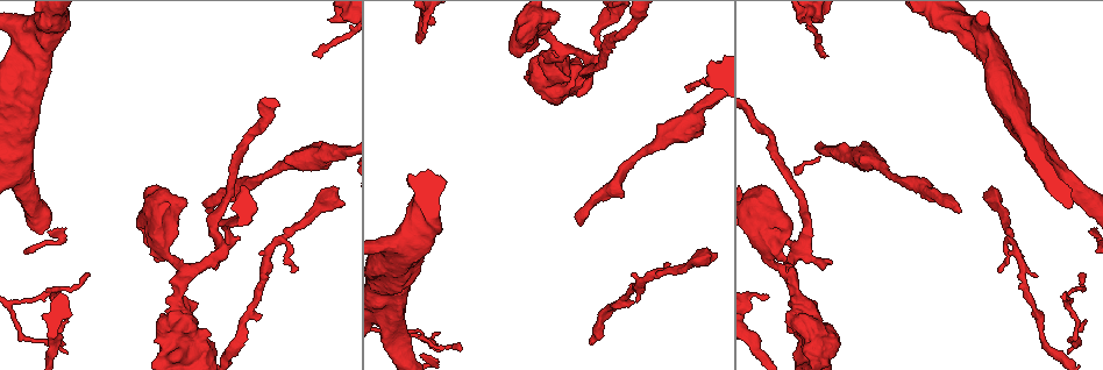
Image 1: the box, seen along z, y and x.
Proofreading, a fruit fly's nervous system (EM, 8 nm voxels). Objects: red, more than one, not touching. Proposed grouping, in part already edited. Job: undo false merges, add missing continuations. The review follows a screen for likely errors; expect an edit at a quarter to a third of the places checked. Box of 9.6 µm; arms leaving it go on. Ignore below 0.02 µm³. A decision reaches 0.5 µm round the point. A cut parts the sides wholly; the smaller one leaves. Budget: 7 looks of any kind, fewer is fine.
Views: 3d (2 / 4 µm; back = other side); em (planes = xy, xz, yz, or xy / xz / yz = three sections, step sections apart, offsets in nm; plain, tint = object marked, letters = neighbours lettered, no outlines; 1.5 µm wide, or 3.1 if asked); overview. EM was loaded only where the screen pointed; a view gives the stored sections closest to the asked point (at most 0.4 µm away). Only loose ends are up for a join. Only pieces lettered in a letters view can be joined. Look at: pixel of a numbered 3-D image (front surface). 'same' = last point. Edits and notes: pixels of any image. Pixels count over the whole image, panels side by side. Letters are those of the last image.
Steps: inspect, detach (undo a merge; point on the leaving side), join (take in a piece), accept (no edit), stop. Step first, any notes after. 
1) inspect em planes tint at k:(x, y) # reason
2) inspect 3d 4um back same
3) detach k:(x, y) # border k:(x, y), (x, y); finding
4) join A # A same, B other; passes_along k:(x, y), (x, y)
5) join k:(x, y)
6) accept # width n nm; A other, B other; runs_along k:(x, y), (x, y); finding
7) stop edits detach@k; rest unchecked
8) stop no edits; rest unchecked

inspect em planes letters at 1:(313, 55) # an open end

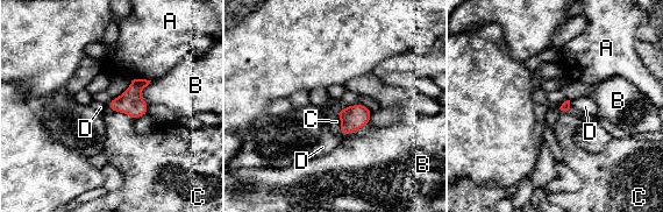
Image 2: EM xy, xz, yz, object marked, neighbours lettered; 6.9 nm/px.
accept # A other, B other, C other, D other; border 2:(108, 110), (123, 112), (134, 119); none of them fits

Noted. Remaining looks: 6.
inspect em planes letters at 1:(320, 204) # thick turns thin

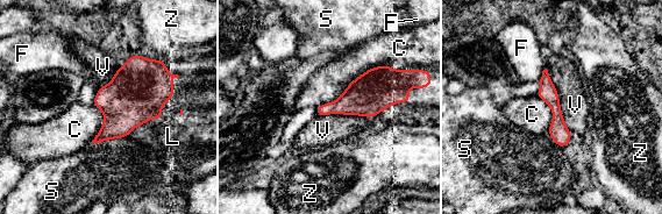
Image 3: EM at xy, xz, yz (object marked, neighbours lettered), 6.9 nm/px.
accept # width 120 nm; C other, F other, L other, S other, V other, Z other; border 3:(404, 68), (369, 68), (315, 108); one neuron here

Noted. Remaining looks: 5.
inspect 3d 4um at 1:(579, 224) # an open end

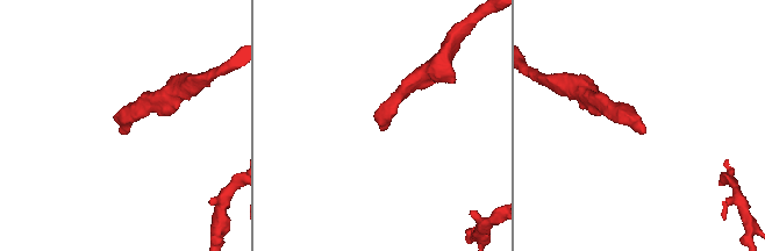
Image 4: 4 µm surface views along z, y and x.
inspect em planes letters at 4:(119, 129)

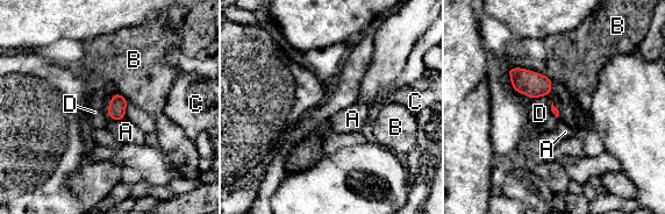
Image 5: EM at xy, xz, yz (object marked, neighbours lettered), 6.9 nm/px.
accept # A other, B other, C other, D other; border 5:(541, 97), (529, 99); none of them fits

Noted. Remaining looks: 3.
stop no edits; rest unchecked

